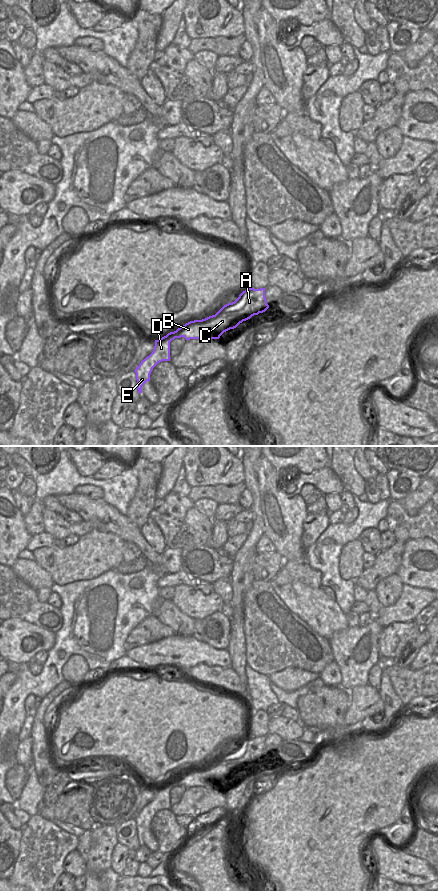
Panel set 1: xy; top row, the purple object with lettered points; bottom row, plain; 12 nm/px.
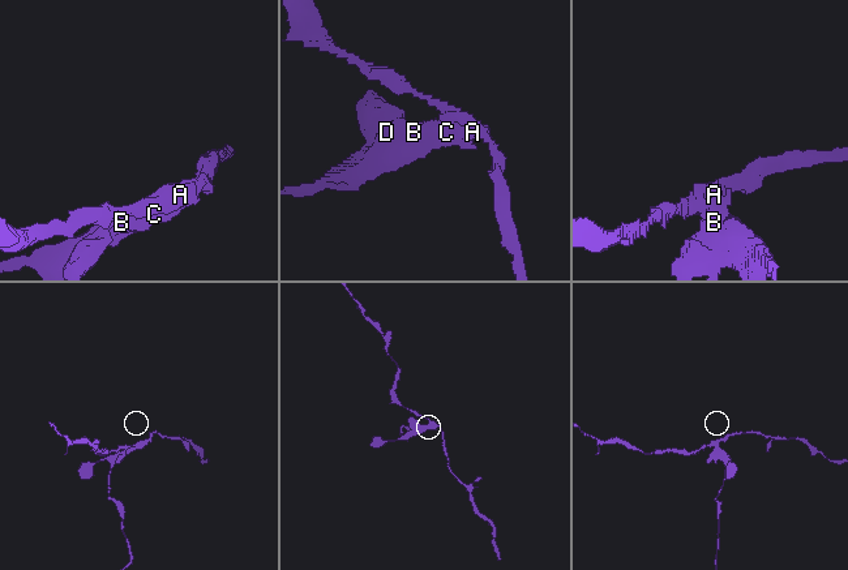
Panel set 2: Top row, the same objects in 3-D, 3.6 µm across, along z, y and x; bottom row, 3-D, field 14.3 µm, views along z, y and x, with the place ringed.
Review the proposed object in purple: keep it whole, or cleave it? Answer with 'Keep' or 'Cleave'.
Cleave.

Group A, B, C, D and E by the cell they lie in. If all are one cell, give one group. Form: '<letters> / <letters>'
A / B C D E

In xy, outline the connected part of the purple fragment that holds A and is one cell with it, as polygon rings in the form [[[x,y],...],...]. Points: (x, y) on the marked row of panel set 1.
[[[247,288],[232,303],[224,305],[218,312],[227,316],[238,316],[251,313],[253,316],[269,308],[265,297],[265,288]]]

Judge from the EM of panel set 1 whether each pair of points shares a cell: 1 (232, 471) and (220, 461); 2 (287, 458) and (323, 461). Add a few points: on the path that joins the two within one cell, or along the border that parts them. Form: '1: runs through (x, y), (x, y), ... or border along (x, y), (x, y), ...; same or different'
1: runs through (229, 470), (223, 464); same
2: runs through (296, 458), (314, 458); same

